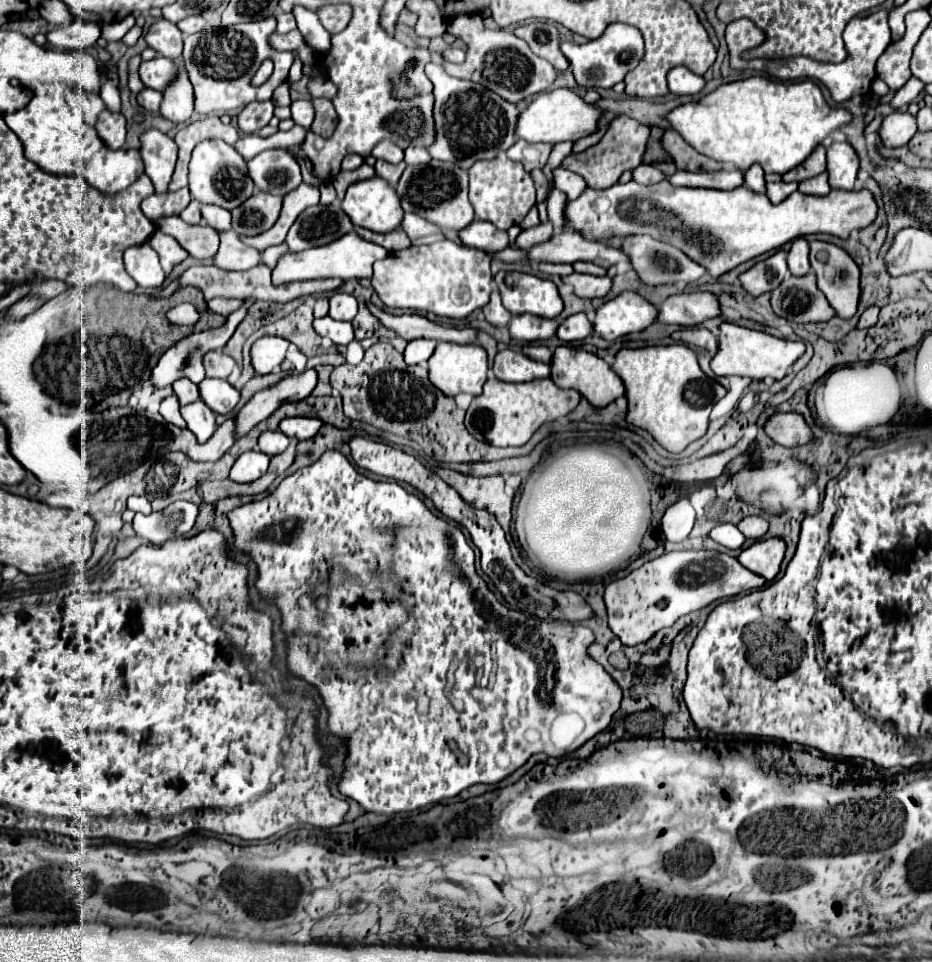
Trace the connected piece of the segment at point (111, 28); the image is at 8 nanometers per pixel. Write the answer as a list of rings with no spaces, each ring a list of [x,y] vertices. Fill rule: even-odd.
[[[129,15],[122,21],[111,23],[101,29],[101,37],[107,42],[119,41],[136,24],[136,18]]]

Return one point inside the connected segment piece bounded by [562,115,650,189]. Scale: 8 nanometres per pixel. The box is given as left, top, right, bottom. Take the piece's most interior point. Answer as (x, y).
(621, 148)

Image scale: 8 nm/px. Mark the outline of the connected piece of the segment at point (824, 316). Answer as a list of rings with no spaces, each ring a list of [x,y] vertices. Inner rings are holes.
[[[816,275],[786,277],[772,291],[772,309],[776,315],[796,323],[830,321],[836,313],[824,299],[824,293],[816,287]]]

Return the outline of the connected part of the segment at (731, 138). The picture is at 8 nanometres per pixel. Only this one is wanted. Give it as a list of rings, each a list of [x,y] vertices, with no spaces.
[[[748,77],[742,81],[726,83],[696,103],[676,107],[674,111],[668,113],[668,121],[684,137],[686,143],[690,143],[692,147],[696,147],[696,151],[716,161],[730,163],[740,171],[746,171],[750,165],[760,163],[760,167],[766,173],[784,175],[792,167],[804,163],[804,159],[812,155],[812,149],[822,145],[824,139],[830,137],[830,133],[852,123],[852,115],[846,109],[830,107],[822,95],[822,89],[814,81],[806,79],[806,81],[782,83],[769,77]]]

